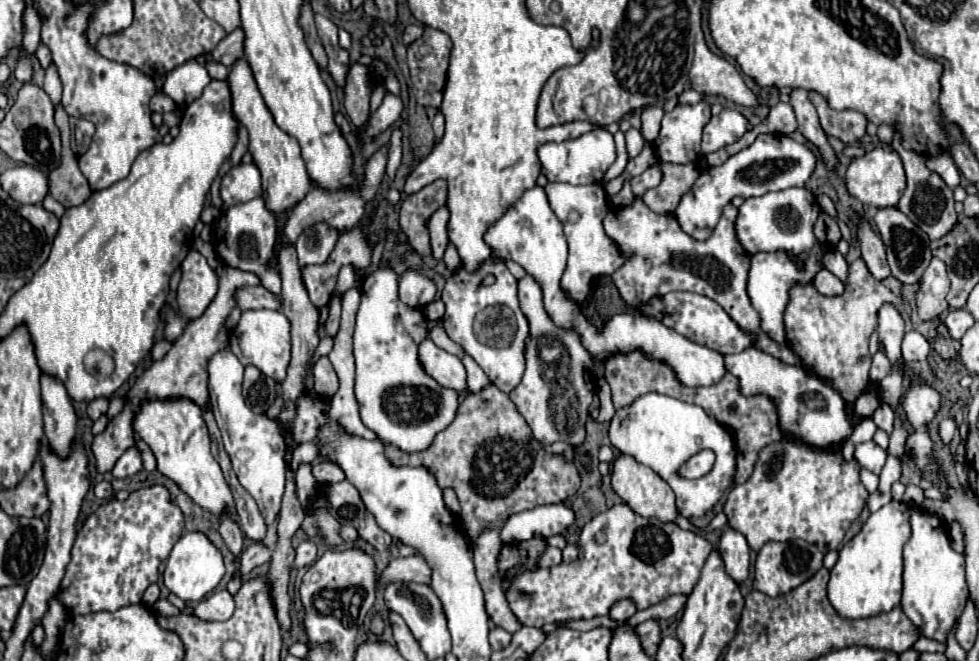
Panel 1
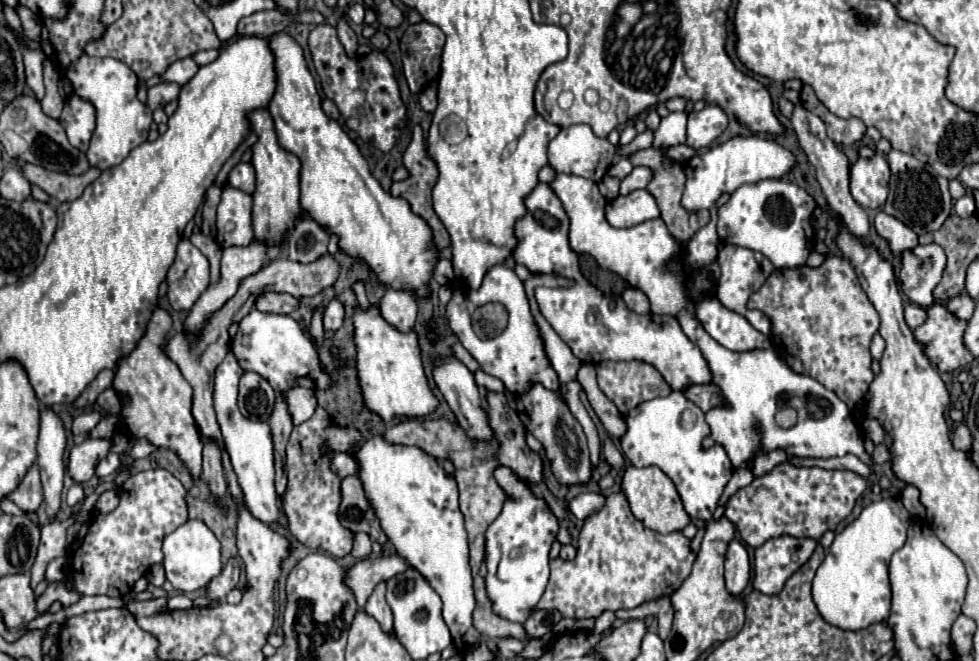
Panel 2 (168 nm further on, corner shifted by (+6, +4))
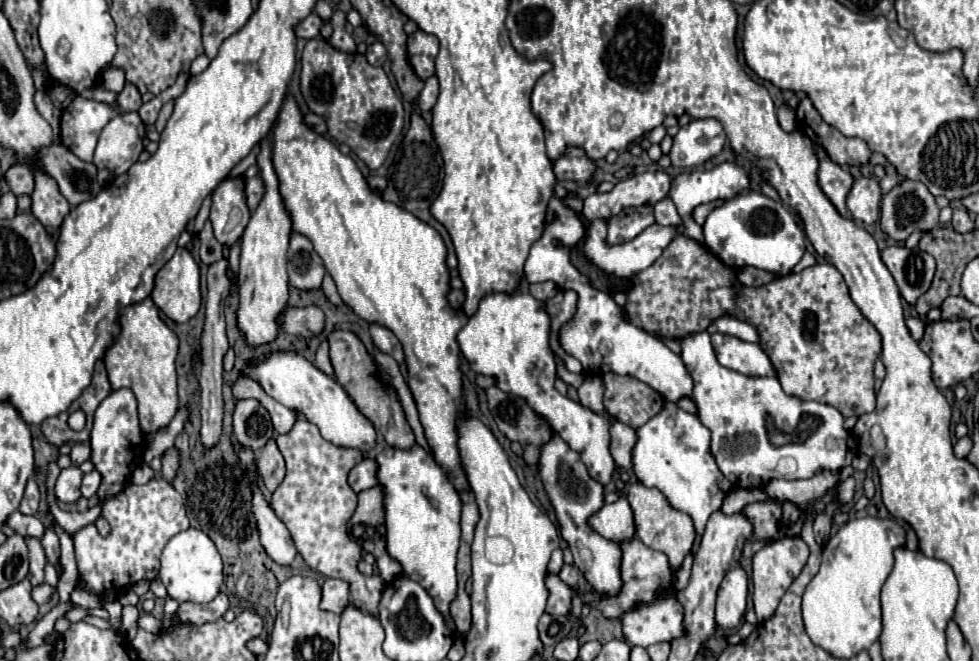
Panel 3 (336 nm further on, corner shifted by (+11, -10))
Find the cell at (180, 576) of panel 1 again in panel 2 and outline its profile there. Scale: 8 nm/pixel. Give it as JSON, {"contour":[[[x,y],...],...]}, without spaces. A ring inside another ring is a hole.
{"contour":[[[188,520],[186,524],[178,526],[172,534],[168,534],[164,538],[162,552],[164,552],[166,578],[180,592],[194,592],[194,590],[204,588],[222,570],[220,542],[214,536],[214,532],[200,520]]]}

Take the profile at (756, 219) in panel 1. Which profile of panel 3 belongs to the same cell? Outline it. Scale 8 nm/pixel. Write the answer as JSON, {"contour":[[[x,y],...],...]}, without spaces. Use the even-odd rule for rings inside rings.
{"contour":[[[753,190],[715,208],[703,224],[703,234],[709,252],[735,270],[753,266],[775,276],[785,276],[793,272],[805,252],[805,236],[795,224],[789,208]]]}

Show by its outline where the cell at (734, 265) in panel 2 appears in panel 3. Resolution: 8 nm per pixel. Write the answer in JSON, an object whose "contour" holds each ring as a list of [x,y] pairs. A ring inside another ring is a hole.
{"contour":[[[723,314],[721,318],[717,318],[707,332],[723,332],[723,334],[731,334],[737,338],[745,338],[745,342],[759,342],[759,334],[751,324],[745,324],[743,320],[739,320],[733,314]]]}

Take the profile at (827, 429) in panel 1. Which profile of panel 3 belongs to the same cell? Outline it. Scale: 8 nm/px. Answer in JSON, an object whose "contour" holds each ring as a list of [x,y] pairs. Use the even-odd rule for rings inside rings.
{"contour":[[[705,330],[687,334],[679,342],[681,358],[695,382],[691,398],[699,408],[697,416],[711,430],[713,458],[735,488],[761,488],[773,478],[811,478],[819,470],[839,472],[851,464],[857,454],[857,440],[843,428],[843,416],[837,408],[785,394],[775,376],[745,376],[721,366]],[[769,418],[775,430],[789,436],[789,442],[781,446],[771,442],[767,432]],[[783,460],[789,460],[793,470],[781,468]]]}

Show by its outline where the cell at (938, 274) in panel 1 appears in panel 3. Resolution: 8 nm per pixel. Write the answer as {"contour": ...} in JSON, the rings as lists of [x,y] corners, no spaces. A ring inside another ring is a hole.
{"contour":[[[901,244],[889,246],[881,252],[885,266],[897,282],[899,294],[915,306],[921,294],[925,294],[935,276],[935,260],[927,252],[919,252],[919,248],[905,248]]]}

